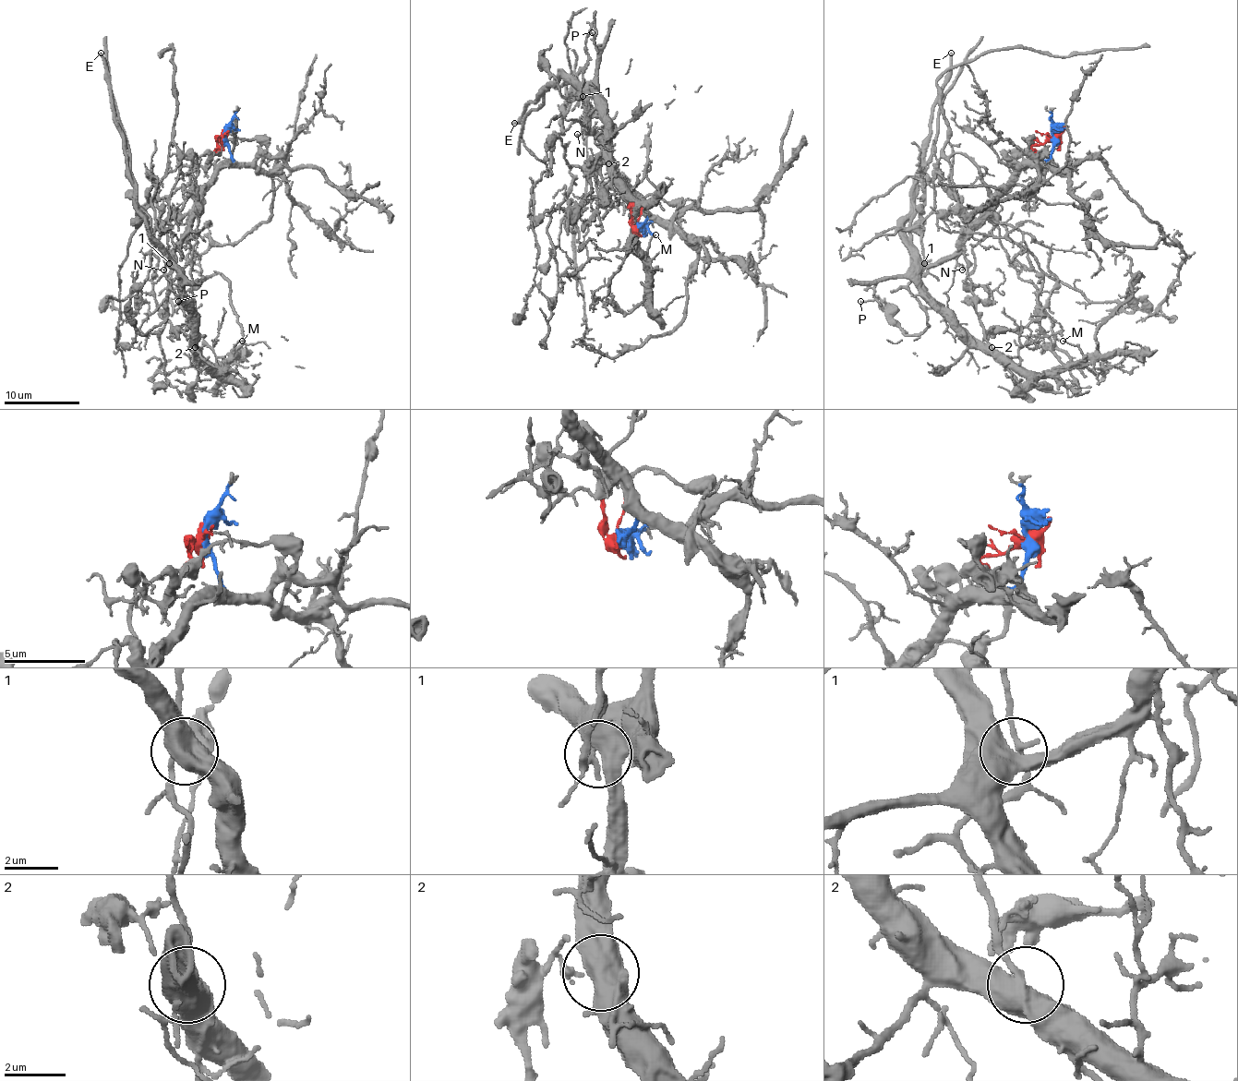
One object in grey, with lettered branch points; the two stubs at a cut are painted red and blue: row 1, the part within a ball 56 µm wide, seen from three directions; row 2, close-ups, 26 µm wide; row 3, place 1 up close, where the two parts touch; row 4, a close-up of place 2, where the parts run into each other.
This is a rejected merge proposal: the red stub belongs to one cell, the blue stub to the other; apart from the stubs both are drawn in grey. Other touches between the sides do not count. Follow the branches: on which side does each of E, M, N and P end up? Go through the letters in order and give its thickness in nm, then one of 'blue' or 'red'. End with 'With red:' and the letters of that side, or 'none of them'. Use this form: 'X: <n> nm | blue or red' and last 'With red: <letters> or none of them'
E: 280 nm | blue
M: 100 nm | blue
N: 110 nm | blue
P: 100 nm | blue
With red: none of them

